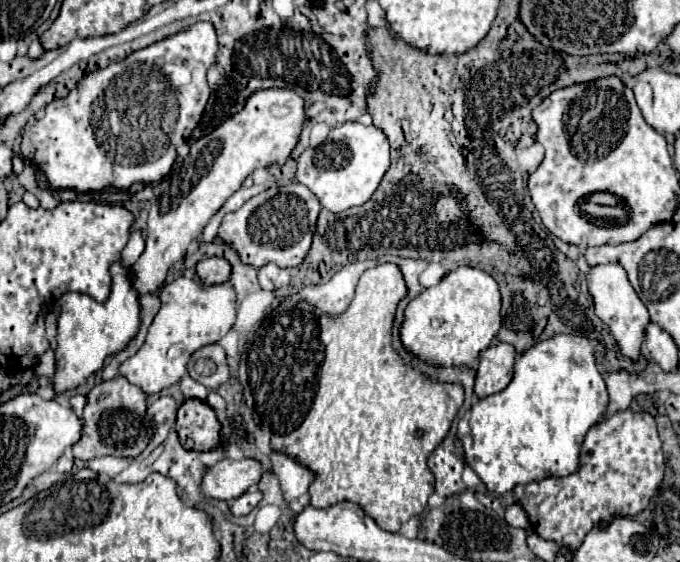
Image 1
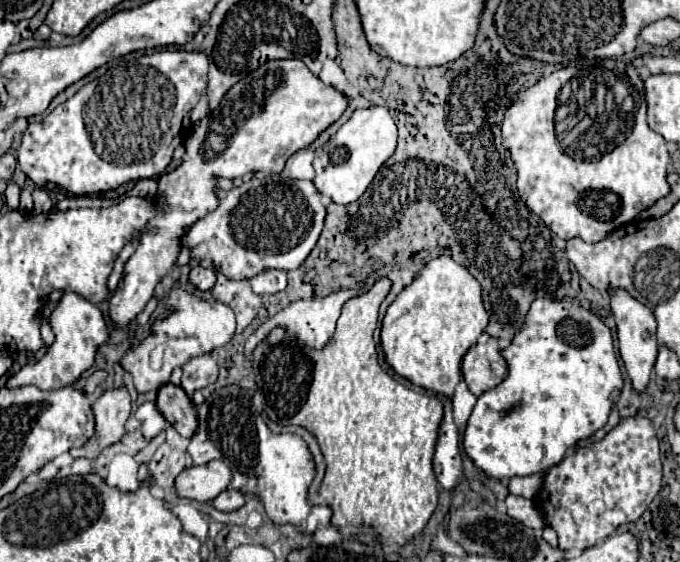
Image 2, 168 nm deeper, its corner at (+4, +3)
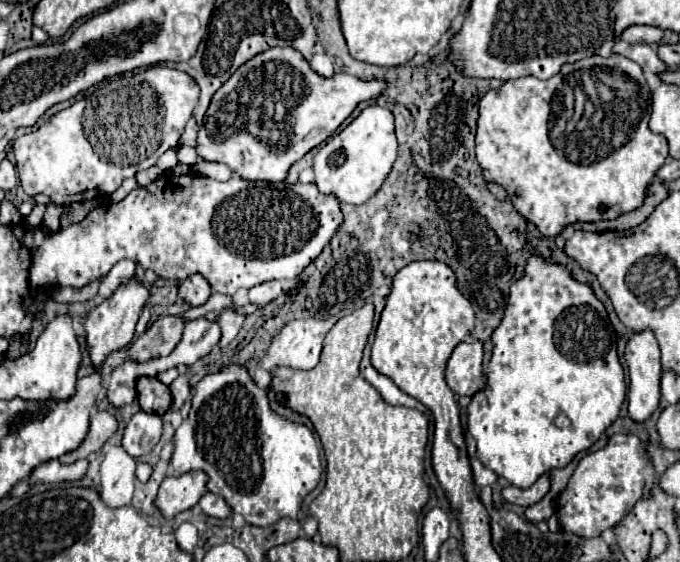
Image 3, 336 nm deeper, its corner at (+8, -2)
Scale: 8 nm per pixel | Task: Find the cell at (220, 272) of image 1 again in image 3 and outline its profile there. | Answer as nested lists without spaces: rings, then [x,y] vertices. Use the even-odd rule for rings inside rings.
[[[191,274],[179,284],[179,298],[191,306],[201,306],[211,296],[211,286],[201,274]]]

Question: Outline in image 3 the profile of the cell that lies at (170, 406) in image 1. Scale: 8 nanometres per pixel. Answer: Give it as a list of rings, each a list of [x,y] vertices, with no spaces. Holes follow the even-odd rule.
[[[143,410],[137,412],[125,426],[123,448],[131,456],[143,456],[151,452],[161,438],[161,428],[163,428],[163,422],[157,414],[147,414]]]

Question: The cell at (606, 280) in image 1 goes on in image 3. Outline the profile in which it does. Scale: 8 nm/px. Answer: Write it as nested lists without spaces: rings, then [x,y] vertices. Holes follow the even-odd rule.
[[[641,330],[641,332],[631,332],[627,346],[625,346],[625,360],[629,368],[629,416],[635,422],[647,420],[655,408],[659,406],[661,392],[659,392],[659,378],[661,378],[661,362],[659,362],[659,348],[657,348],[657,338],[651,330]]]

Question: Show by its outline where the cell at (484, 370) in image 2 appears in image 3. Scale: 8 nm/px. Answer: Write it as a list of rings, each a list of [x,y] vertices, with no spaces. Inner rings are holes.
[[[461,342],[447,362],[445,380],[457,396],[473,396],[483,390],[487,386],[483,370],[483,344]]]

